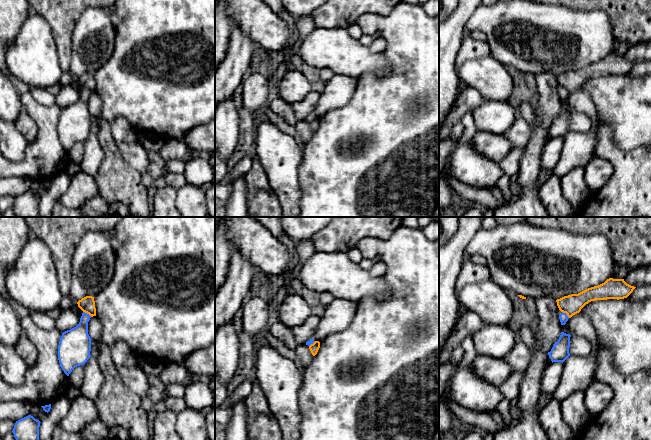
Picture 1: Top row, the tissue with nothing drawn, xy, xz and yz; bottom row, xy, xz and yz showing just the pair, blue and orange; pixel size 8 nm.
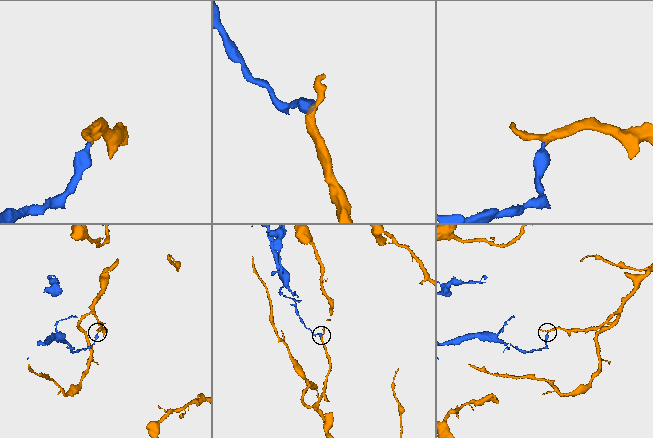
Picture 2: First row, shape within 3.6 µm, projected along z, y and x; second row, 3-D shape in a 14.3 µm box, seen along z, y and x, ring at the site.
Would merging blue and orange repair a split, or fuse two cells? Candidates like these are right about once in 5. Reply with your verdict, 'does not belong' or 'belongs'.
does not belong

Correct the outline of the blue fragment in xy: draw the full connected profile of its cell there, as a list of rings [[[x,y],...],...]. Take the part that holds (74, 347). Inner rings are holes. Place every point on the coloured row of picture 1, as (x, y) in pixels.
[[[82,313],[79,324],[65,332],[58,345],[58,360],[64,373],[69,376],[72,370],[84,365],[91,357],[91,338],[88,334],[88,322],[91,316]]]

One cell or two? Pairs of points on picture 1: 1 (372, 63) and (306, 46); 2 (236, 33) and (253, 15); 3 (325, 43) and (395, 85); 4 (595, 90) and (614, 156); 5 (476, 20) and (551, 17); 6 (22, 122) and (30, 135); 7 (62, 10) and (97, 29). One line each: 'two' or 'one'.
1: one
2: two
3: two
4: two
5: one
6: one
7: two

